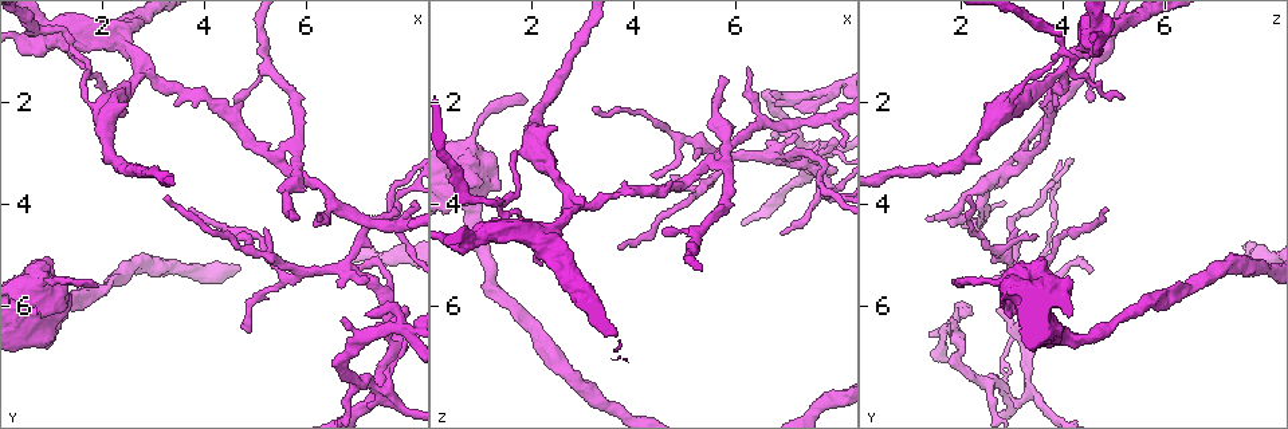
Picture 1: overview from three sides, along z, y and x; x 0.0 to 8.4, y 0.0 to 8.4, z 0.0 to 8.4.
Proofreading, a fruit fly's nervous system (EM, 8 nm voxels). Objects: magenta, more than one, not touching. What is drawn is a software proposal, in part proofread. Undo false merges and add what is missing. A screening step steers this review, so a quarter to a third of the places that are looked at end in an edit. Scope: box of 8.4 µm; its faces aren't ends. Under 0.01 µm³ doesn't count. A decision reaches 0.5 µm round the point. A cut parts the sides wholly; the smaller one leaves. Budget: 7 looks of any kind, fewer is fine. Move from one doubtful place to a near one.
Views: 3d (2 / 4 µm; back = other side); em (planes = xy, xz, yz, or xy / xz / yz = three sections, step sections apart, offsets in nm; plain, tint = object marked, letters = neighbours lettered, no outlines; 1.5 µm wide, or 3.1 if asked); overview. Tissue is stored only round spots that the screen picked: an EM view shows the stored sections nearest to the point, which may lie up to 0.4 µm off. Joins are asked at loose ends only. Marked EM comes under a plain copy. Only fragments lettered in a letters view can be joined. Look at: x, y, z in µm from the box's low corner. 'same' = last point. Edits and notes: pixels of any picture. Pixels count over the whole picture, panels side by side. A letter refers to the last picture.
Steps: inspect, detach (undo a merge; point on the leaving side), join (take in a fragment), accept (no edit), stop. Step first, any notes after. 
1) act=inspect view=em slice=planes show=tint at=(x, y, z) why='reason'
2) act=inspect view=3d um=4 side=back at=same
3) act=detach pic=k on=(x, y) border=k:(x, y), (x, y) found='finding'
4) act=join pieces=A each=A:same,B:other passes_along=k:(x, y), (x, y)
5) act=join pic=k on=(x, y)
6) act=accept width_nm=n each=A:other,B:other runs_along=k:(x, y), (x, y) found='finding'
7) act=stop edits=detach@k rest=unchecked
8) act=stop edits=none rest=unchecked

act=inspect view=3d um=2 at=(4.35, 4.60, 3.45) why='thin end'

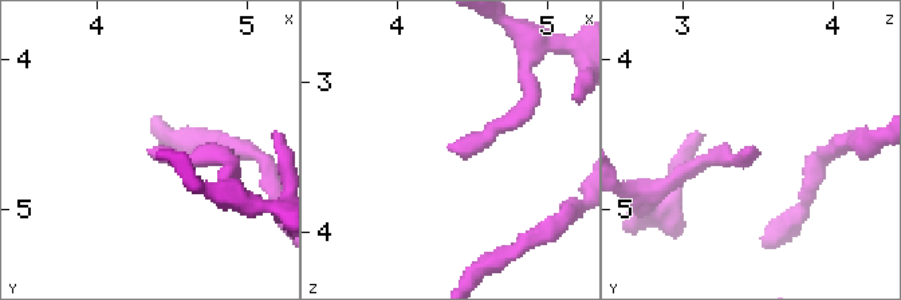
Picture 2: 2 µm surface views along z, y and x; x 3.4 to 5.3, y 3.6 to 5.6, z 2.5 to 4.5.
act=inspect view=em slice=planes show=letters at=(4.40, 4.60, 3.50) why='need the tissue'

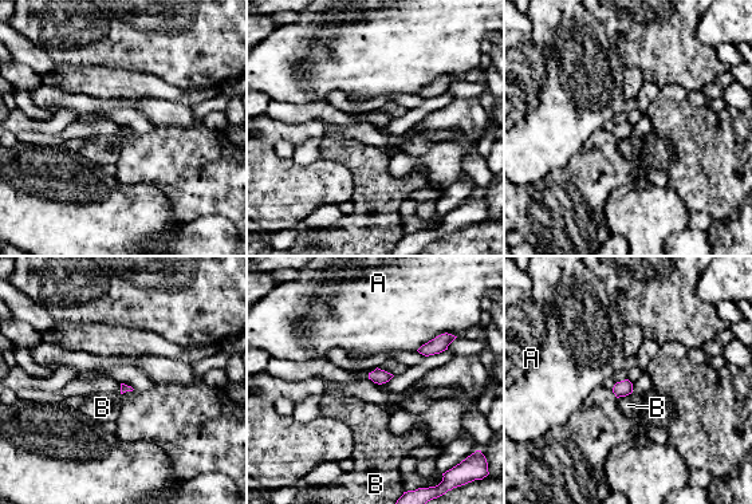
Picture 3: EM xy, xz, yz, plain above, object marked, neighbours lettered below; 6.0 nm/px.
act=accept each=A:other,B:other border=3:(632, 392), (618, 398) found='no lettered fragment goes on from it'

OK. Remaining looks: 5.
act=inspect view=3d um=4 at=(2.10, 5.50, 6.65) why='a narrow waist'

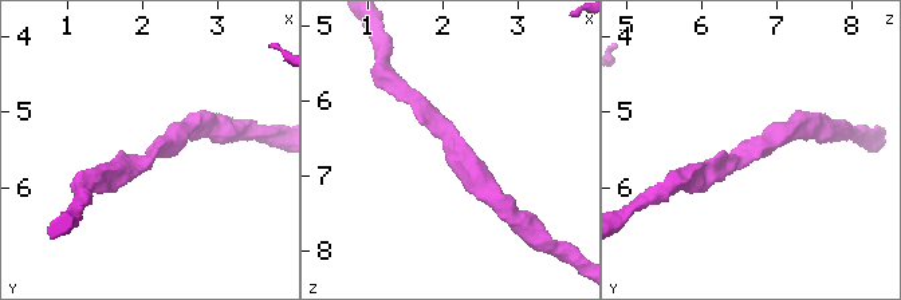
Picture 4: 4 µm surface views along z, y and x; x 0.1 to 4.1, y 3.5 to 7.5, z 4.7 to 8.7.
act=inspect view=em slice=planes show=letters at=(2.15, 5.55, 6.65) arm_widths_nm=220,280

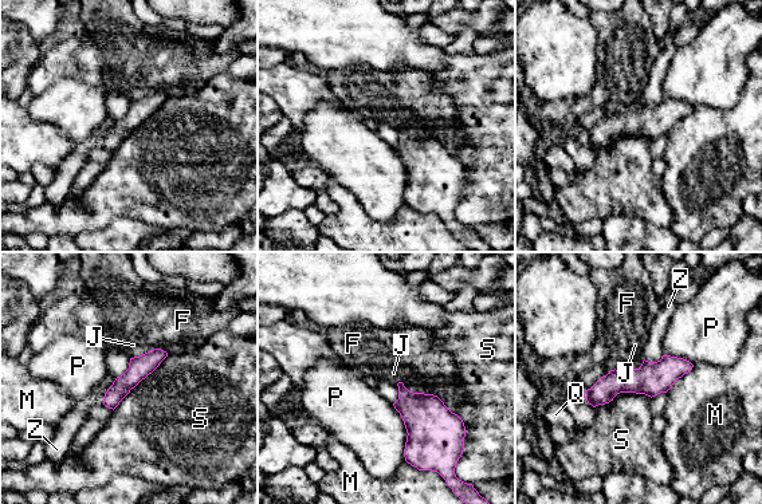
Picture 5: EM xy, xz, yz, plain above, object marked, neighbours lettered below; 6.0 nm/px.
act=accept each=F:other,J:other,M:other,P:other,Q:other,S:other,Z:other runs_along=5:(688, 366), (616, 381), (588, 396) found='one cell here'

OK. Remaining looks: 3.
act=inspect view=em slice=planes show=letters at=(5.45, 3.05, 3.20) why='three arms meet'

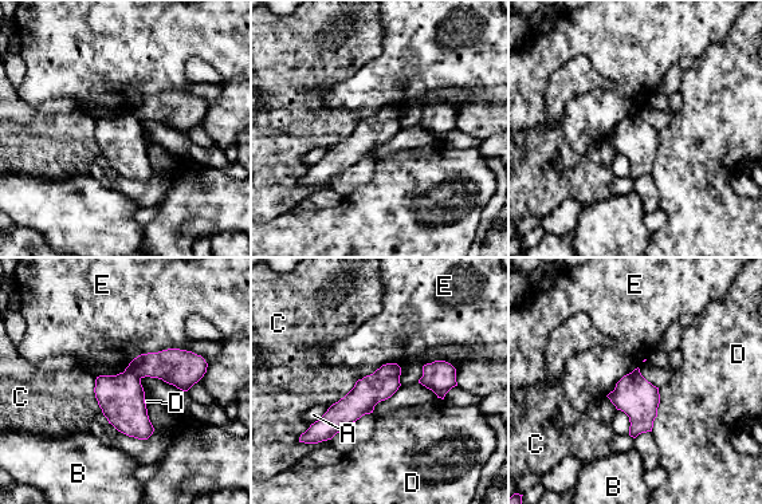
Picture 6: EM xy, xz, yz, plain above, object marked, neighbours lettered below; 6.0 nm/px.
act=detach pic=6 on=(175, 366) longest_contact=E:480nm each=A:other,B:other,C:other,D:other,E:other found='two cells meet here'

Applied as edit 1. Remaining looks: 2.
act=stop edits=detach@6 rest=unchecked

